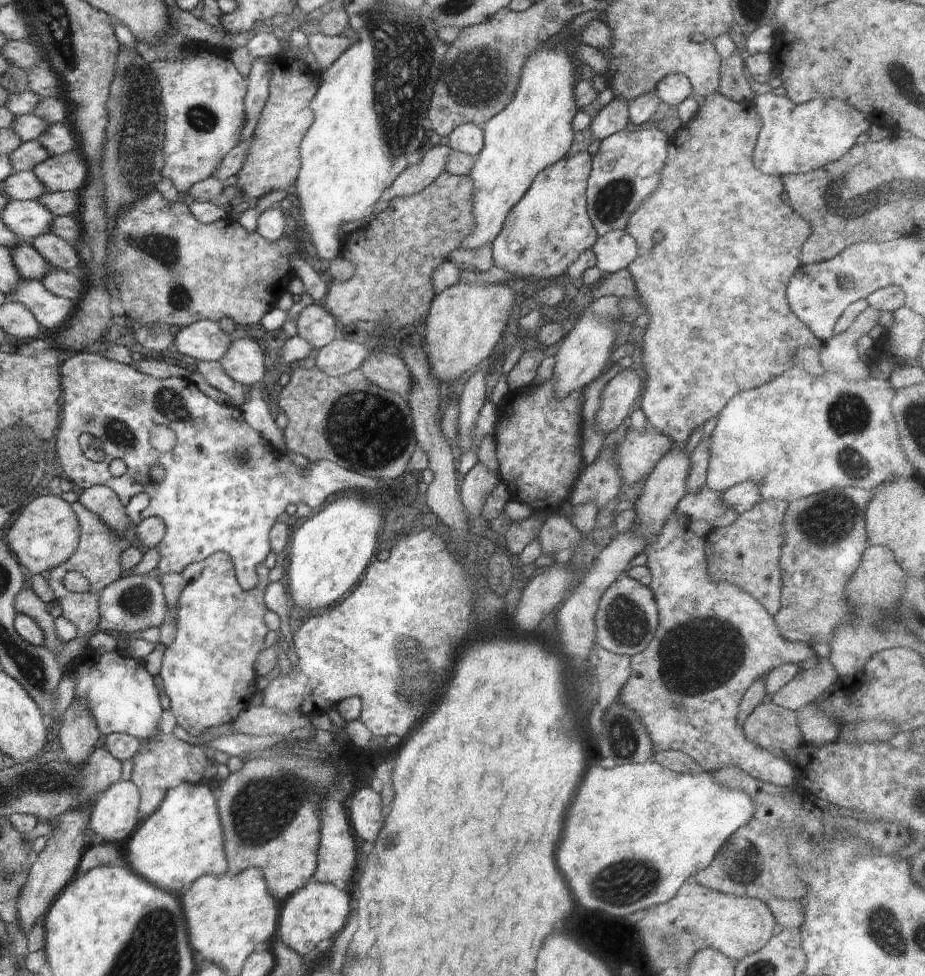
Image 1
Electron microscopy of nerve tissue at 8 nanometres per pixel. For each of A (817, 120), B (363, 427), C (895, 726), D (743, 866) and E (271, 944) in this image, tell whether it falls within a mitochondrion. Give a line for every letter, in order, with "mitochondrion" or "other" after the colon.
A: other
B: mitochondrion
C: other
D: mitochondrion
E: other

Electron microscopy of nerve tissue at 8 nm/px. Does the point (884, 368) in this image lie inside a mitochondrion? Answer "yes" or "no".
no

